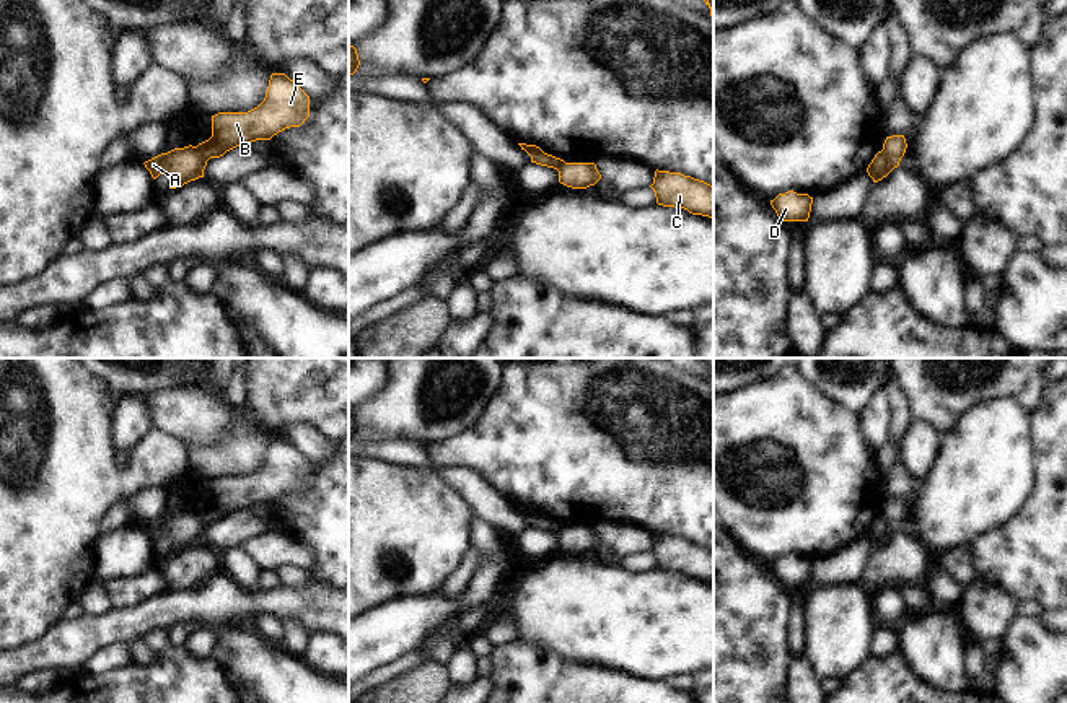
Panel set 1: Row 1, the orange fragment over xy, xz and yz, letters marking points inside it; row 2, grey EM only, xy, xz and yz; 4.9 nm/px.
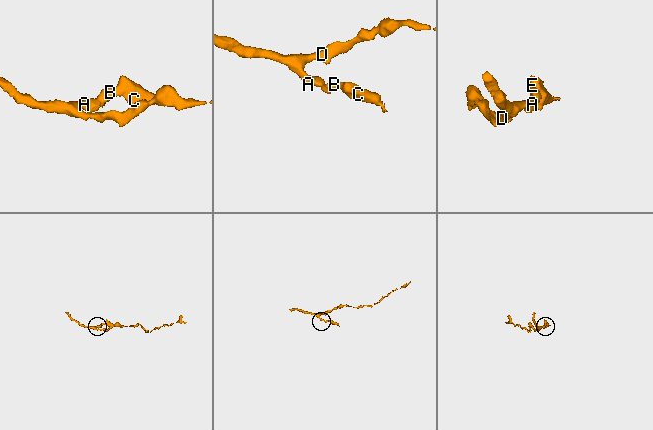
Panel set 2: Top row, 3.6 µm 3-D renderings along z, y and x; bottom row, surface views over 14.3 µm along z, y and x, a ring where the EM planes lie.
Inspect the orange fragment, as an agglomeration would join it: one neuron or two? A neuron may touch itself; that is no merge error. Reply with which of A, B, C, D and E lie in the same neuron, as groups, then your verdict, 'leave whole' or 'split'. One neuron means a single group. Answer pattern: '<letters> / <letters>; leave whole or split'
A D / B C E; split

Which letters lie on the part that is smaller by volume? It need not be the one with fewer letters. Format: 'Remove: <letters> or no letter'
Remove: B, C, E

